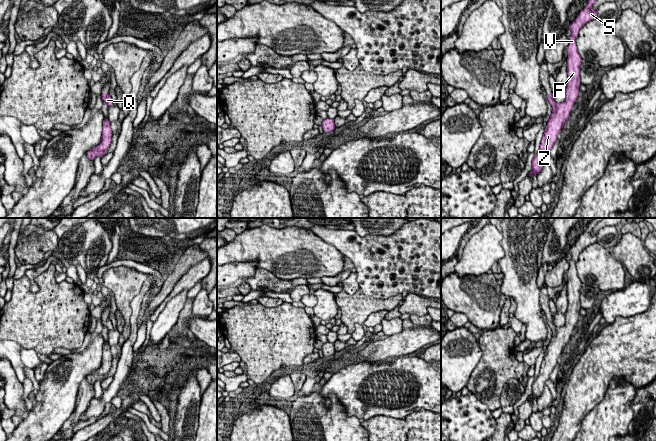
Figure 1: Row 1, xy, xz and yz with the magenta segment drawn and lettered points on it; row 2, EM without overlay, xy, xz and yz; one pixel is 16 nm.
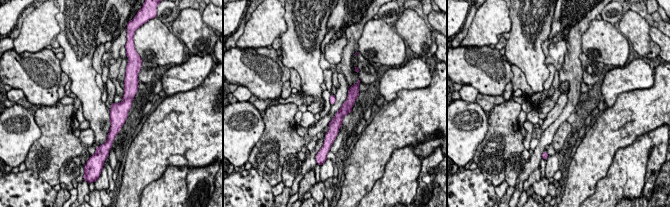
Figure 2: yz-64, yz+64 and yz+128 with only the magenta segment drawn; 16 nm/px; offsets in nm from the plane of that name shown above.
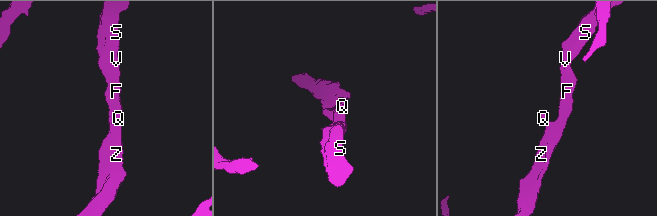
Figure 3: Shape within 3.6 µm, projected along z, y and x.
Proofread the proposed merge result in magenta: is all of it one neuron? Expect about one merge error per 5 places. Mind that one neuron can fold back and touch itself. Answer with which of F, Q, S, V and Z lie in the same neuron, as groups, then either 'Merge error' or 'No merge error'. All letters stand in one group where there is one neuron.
Groups: F Q S V Z. No merge error

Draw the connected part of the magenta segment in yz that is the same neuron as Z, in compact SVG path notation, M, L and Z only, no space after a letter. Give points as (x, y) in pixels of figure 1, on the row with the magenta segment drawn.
M589 0L587 6L579 13L573 23L568 28L571 30L571 36L569 38L569 45L567 47L567 73L568 83L565 93L565 101L562 103L556 103L553 98L553 93L547 94L547 99L552 106L552 113L550 119L547 122L540 148L537 154L532 160L532 171L528 173L533 178L538 175L544 166L546 158L550 155L550 149L558 139L558 133L563 128L564 124L568 120L571 110L579 94L580 87L580 67L582 58L578 53L576 46L576 38L579 30L589 21L597 18L597 9L593 10L592 6L597 0Z

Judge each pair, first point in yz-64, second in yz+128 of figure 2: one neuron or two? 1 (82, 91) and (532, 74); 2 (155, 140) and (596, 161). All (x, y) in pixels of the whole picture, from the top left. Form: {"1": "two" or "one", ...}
{"1": "one", "2": "one"}

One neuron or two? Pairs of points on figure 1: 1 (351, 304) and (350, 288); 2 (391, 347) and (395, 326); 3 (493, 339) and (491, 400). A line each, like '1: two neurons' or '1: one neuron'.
1: two neurons
2: two neurons
3: one neuron

